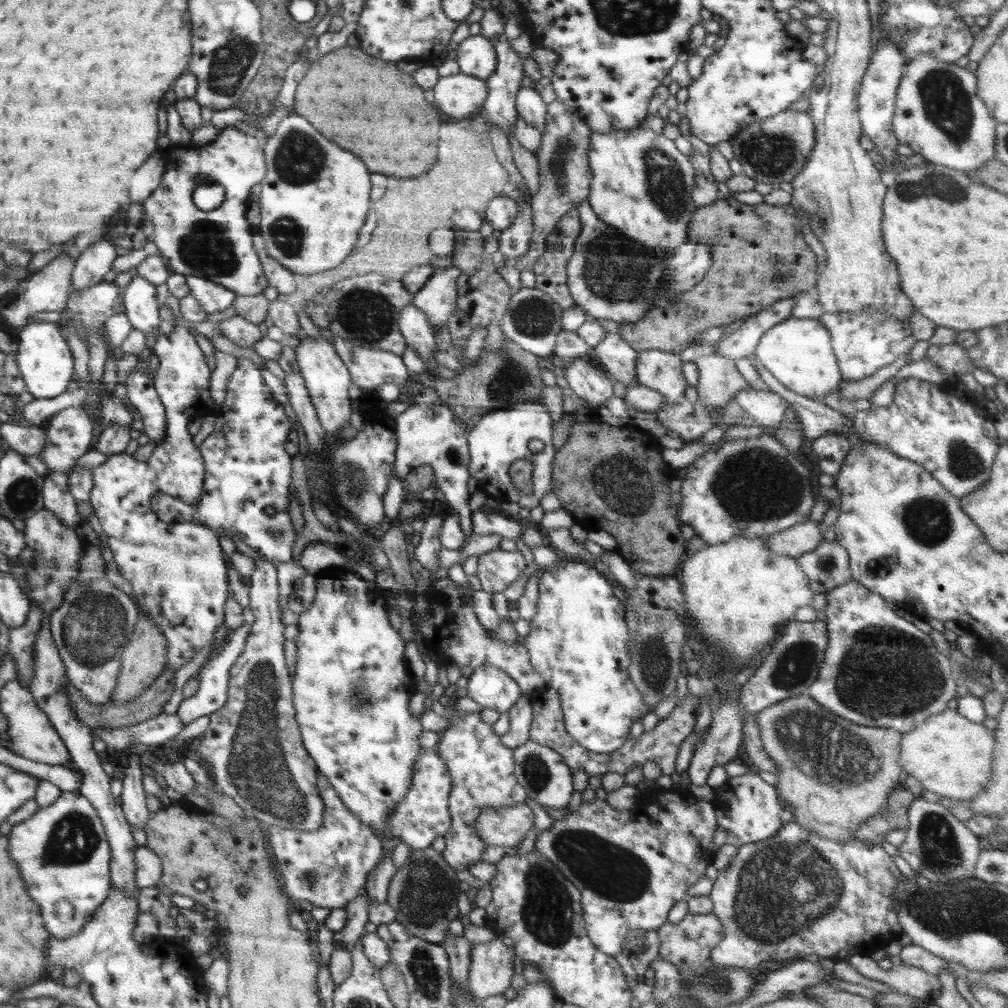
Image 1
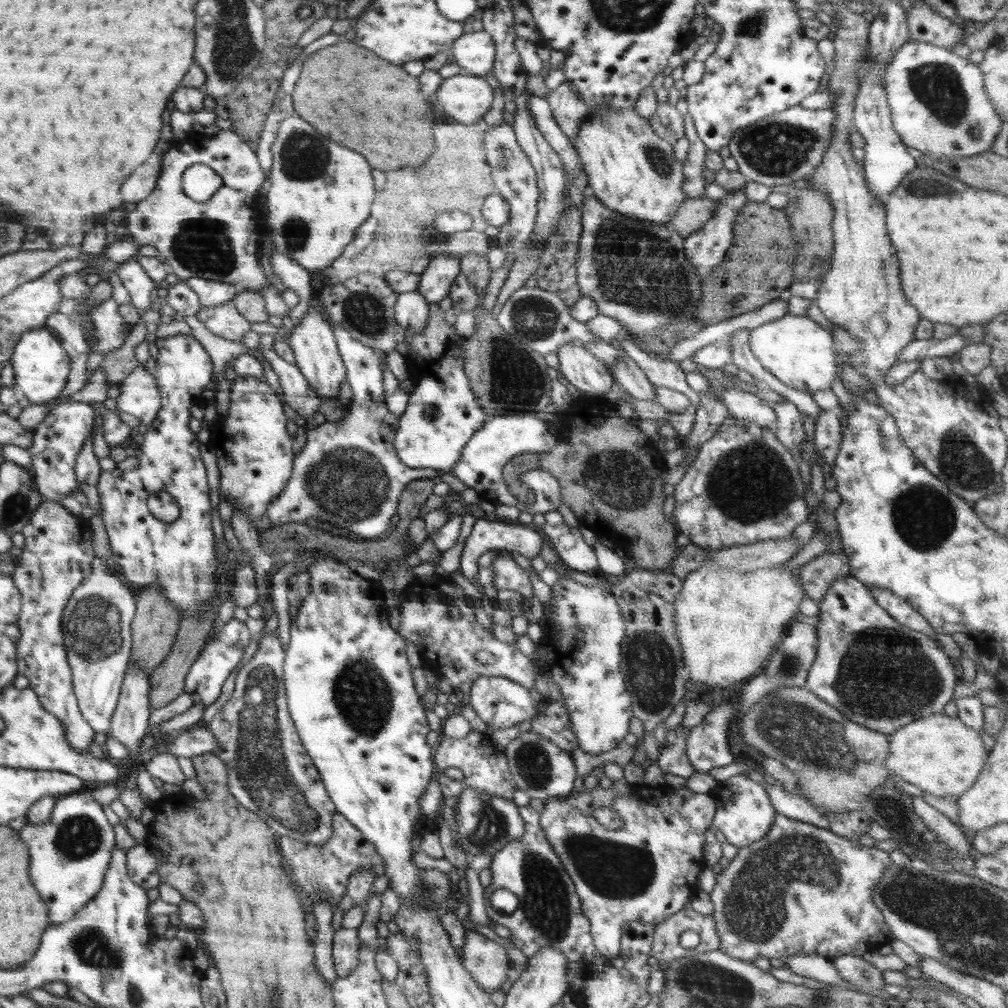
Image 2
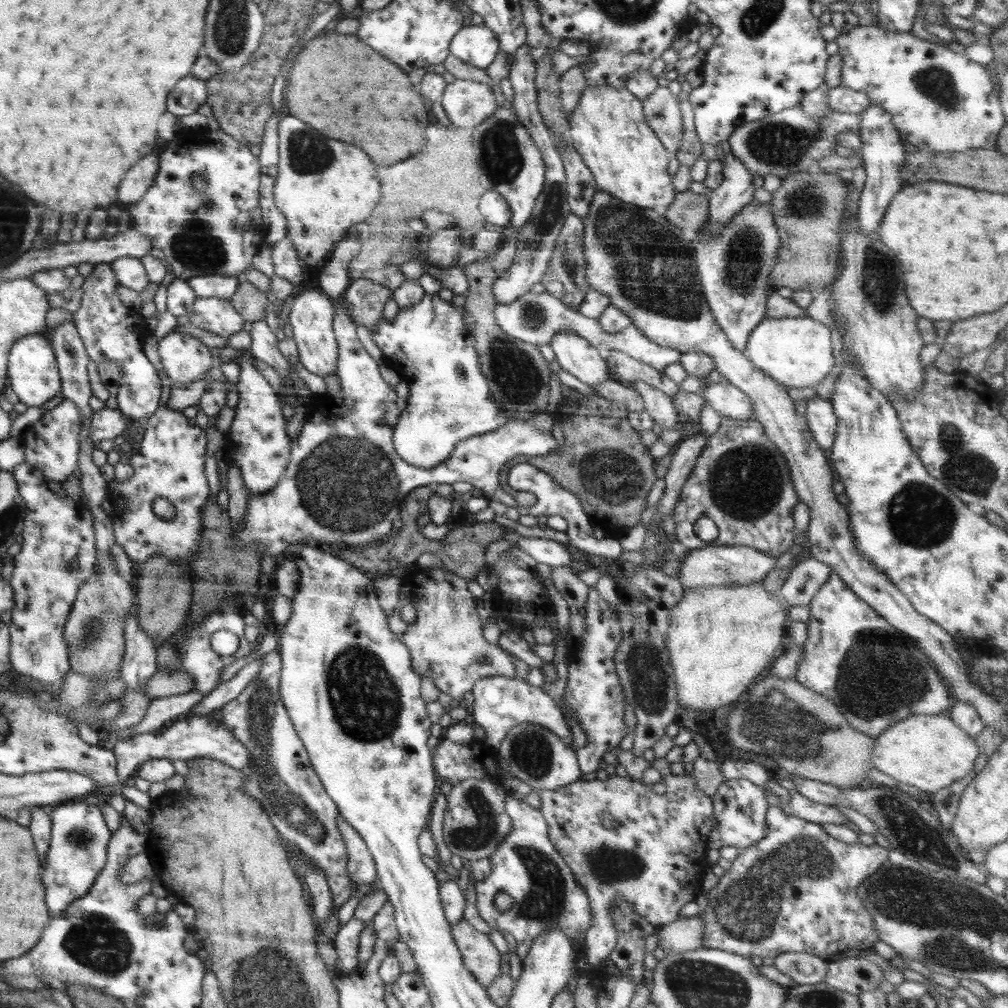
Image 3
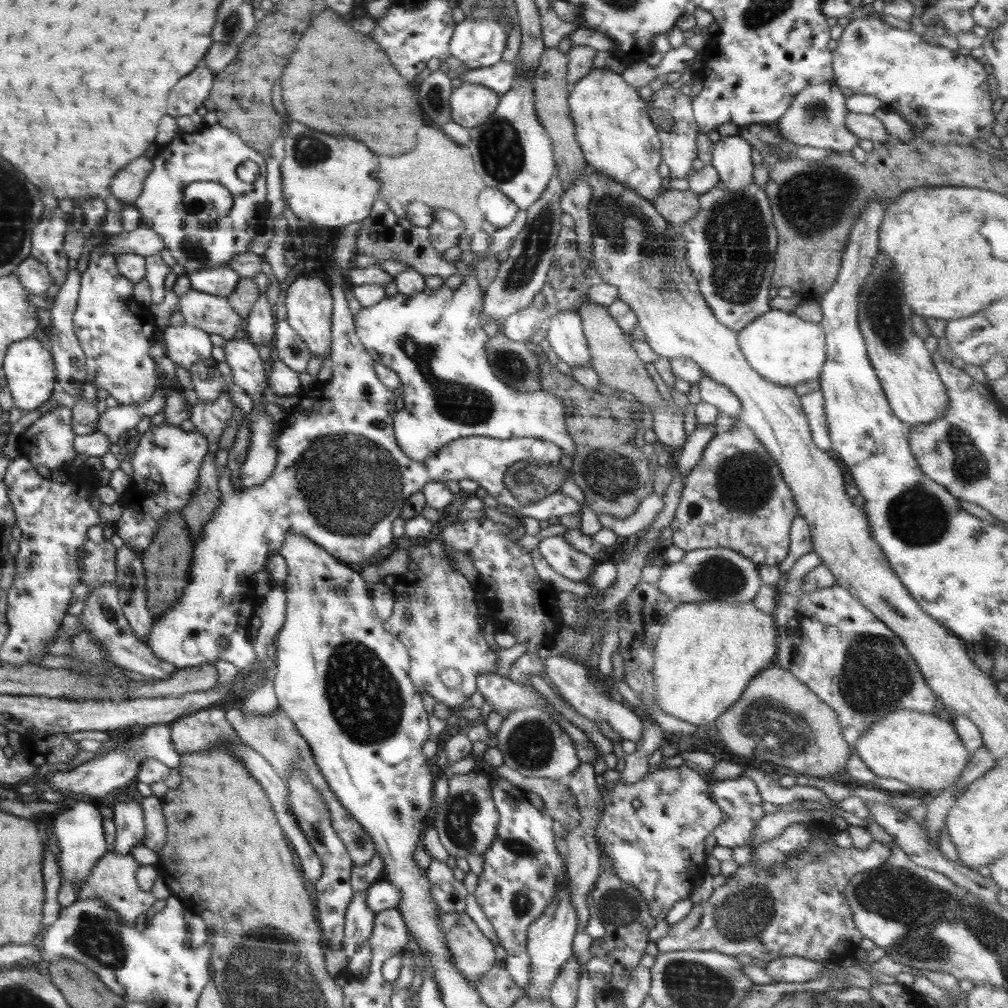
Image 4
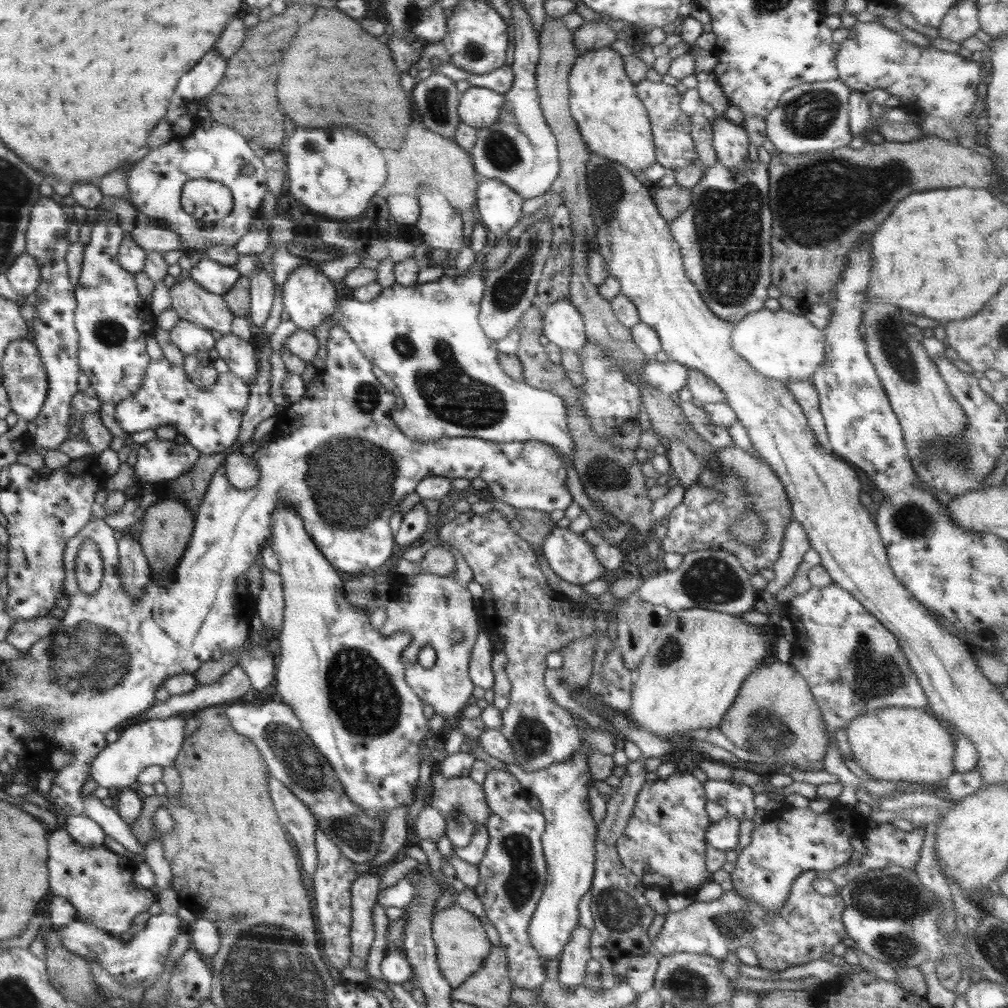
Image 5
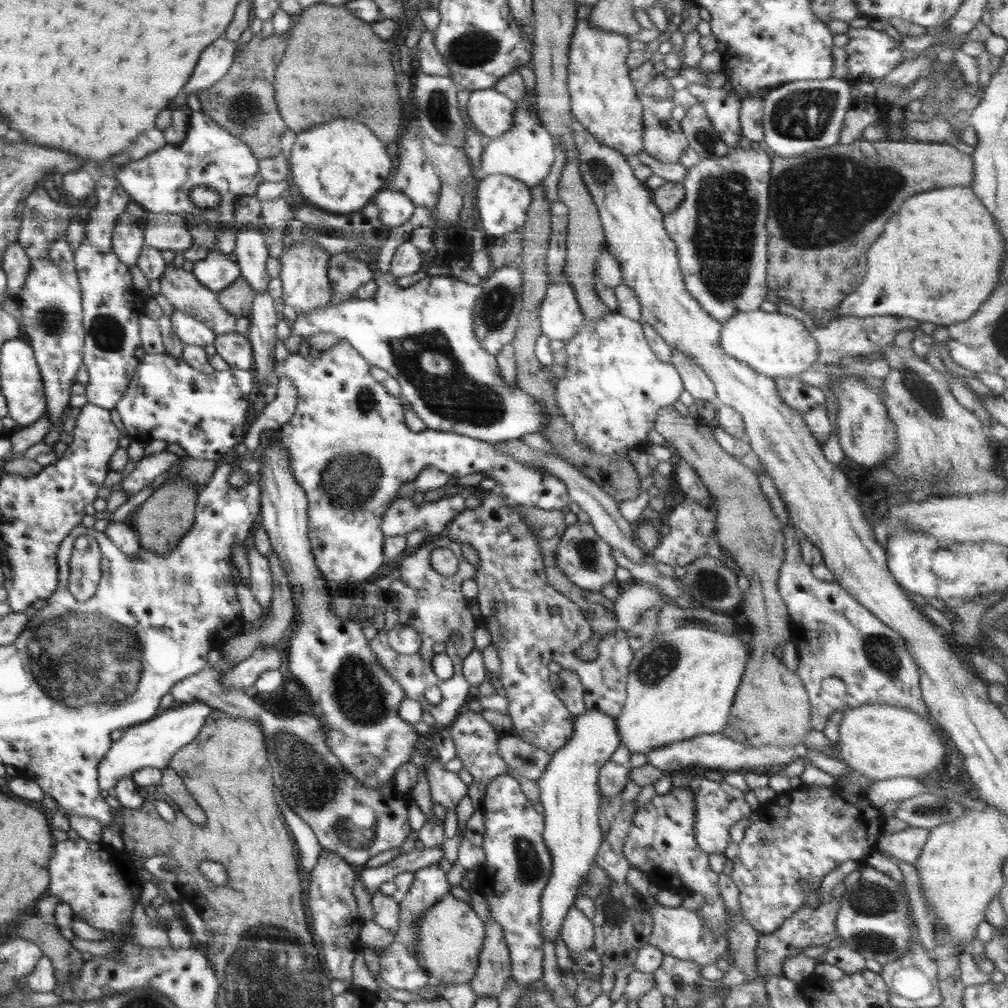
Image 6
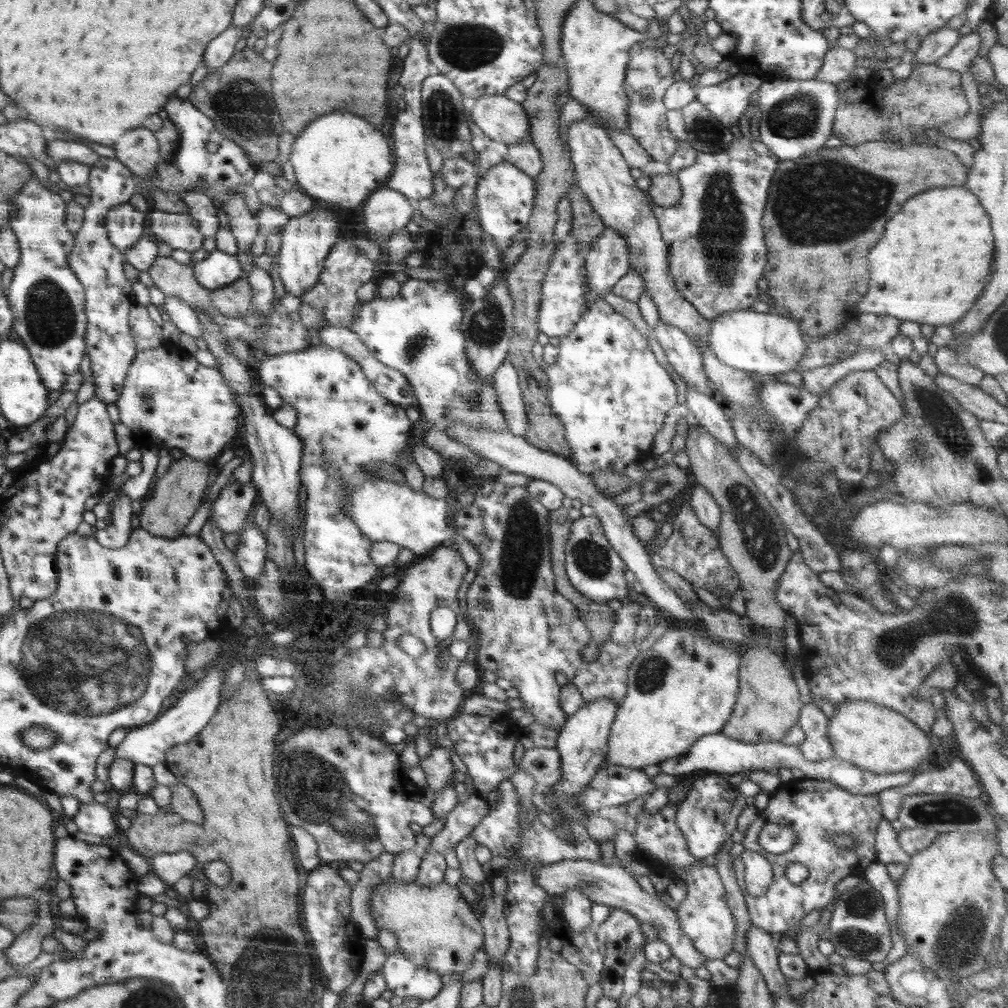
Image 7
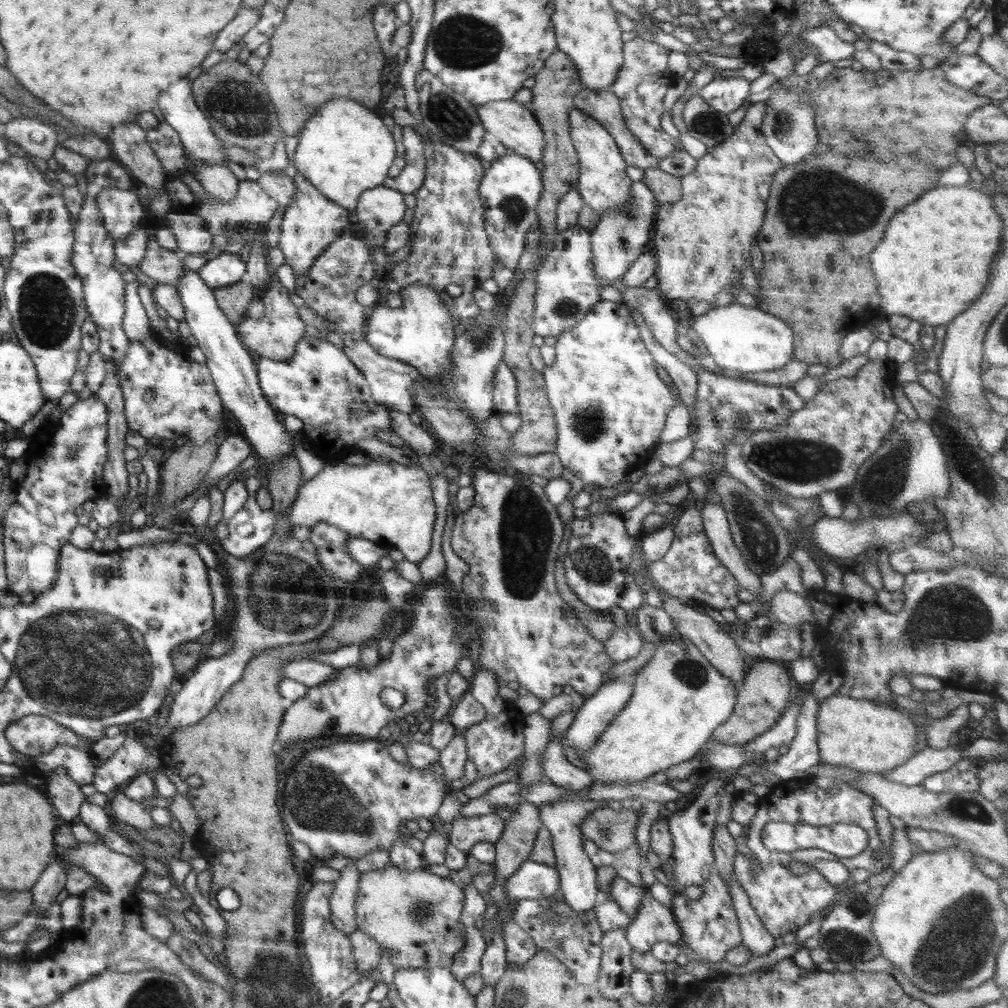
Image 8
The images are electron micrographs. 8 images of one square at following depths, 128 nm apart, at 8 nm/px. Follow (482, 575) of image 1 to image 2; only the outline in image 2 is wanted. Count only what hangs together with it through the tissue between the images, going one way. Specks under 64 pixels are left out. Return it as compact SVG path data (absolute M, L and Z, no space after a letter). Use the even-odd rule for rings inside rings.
M498 554L491 564L491 569L495 572L496 590L516 590L523 598L534 596L529 573L520 569L512 558Z

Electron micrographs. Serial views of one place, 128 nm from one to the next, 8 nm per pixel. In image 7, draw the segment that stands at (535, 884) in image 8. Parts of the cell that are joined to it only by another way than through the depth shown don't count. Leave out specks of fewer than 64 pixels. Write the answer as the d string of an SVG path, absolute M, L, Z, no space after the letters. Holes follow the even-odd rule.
M562 860L552 864L543 864L535 868L535 881L539 887L545 890L548 897L563 895L569 890L581 890L586 898L596 904L608 904L610 907L622 908L635 916L641 923L661 926L657 938L663 940L672 951L673 956L678 958L682 965L696 970L704 966L708 960L696 950L688 936L683 935L679 925L677 914L674 909L667 907L657 897L648 895L642 890L635 877L624 871L617 865L601 865L593 860Z

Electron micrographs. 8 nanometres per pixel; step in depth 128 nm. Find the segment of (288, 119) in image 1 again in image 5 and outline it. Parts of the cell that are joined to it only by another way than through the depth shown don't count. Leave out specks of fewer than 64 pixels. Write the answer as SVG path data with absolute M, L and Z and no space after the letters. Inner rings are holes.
M296 128L294 134L286 138L283 151L290 194L312 214L329 220L356 219L364 215L371 205L372 196L386 180L386 162L380 154L380 148L376 148L370 138L352 128L332 130L332 138L330 132L322 128ZM326 168L338 170L344 182L348 182L340 194L330 194L326 186L322 186L320 176Z

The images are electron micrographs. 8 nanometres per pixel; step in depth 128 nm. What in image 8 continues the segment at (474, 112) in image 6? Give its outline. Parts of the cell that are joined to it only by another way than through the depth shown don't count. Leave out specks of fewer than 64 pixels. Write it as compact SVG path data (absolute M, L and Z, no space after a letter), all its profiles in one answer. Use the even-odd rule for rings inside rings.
M497 100L476 106L478 118L486 131L495 136L497 142L502 142L506 149L529 158L534 163L541 160L545 147L541 125L534 118L526 105L510 100Z

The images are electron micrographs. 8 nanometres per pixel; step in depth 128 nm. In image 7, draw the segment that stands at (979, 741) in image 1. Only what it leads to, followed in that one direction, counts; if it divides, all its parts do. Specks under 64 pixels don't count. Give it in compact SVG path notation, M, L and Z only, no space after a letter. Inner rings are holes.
M850 701L842 705L836 705L832 718L828 718L826 736L830 739L830 746L834 752L834 758L854 764L857 768L868 770L876 774L896 773L903 770L916 769L927 765L930 759L930 746L933 737L922 731L914 722L911 722L890 708L882 707L869 701Z

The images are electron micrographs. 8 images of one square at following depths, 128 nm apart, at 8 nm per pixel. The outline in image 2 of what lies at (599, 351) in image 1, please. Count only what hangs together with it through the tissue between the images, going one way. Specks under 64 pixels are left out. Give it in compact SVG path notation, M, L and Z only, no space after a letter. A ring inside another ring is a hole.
M624 355L617 360L617 363L608 365L608 367L616 383L631 396L653 400L655 386L650 383L644 371L631 357Z

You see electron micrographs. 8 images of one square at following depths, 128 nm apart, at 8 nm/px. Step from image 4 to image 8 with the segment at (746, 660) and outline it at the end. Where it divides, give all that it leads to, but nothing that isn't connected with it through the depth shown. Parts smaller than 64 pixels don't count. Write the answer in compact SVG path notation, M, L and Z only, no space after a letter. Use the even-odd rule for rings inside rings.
M682 636L657 645L654 656L635 678L631 700L582 757L596 781L633 783L651 779L656 772L694 758L736 707L737 694L730 680Z

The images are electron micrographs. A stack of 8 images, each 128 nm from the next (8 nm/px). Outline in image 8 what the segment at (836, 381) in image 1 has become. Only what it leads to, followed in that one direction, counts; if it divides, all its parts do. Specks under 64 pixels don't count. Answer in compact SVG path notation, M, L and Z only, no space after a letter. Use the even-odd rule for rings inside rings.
M734 302L695 317L693 336L707 350L710 358L723 369L739 372L764 372L782 368L793 359L794 331L784 320L756 307Z

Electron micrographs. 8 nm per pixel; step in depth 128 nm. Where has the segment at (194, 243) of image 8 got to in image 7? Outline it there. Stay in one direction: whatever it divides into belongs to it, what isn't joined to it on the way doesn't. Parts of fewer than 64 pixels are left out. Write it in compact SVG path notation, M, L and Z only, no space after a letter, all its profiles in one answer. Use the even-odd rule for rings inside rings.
M151 211L150 234L158 243L168 242L172 249L194 253L203 246L204 235L198 231L198 222L192 216Z

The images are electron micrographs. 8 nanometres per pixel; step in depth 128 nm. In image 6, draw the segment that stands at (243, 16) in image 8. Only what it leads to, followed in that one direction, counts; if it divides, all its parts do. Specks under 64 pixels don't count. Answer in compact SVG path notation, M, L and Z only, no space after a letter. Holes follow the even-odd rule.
M225 36L215 40L202 52L202 60L194 67L183 88L187 94L197 94L216 84L232 66L238 43Z

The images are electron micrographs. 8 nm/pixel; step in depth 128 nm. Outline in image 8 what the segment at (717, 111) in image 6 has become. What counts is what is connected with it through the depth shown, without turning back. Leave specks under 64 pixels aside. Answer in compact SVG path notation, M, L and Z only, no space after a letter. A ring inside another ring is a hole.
M738 77L715 78L699 90L699 95L714 109L728 115L743 105L750 94L750 81Z

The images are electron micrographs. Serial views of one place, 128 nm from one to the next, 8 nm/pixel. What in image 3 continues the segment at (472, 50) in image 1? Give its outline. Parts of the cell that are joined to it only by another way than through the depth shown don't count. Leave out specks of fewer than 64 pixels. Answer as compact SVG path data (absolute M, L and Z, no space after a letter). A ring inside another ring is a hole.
M464 26L452 38L449 51L476 68L486 69L499 52L499 40L487 26Z

